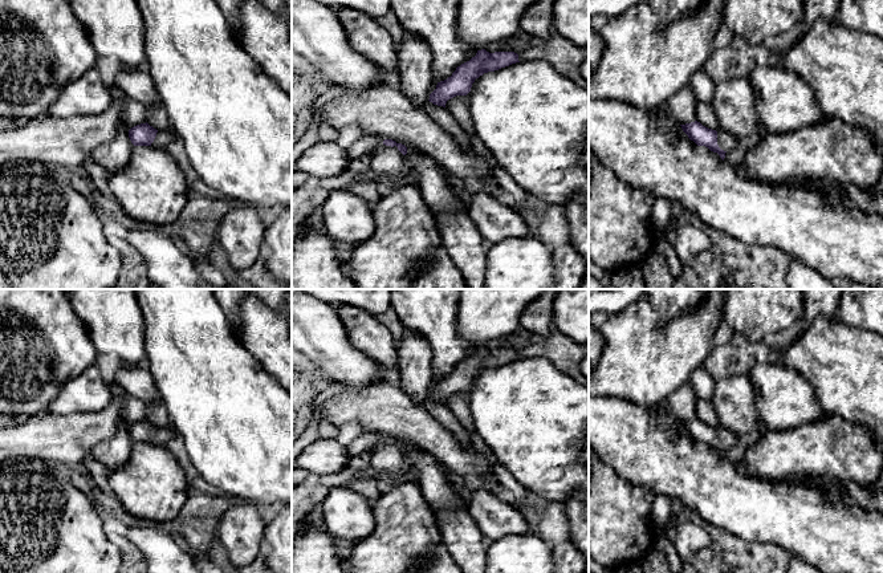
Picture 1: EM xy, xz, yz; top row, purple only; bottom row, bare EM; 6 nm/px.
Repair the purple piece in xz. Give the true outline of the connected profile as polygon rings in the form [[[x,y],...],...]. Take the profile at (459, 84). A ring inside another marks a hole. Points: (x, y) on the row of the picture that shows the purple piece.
[[[485,49],[477,50],[476,56],[457,66],[451,77],[438,82],[428,101],[445,107],[448,99],[456,96],[467,96],[475,80],[484,73],[495,72],[516,62],[520,61],[518,54],[514,52],[489,53]]]

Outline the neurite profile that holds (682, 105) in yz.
[[[689,85],[675,93],[667,105],[672,118],[679,125],[685,125],[696,121],[696,96]]]

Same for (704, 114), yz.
[[[696,101],[696,121],[708,129],[719,131],[717,118],[712,107],[701,101]]]

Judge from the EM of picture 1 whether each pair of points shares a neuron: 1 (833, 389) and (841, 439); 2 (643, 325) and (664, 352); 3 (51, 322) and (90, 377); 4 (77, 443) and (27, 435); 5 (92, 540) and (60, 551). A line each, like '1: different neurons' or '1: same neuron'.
1: different neurons
2: same neuron
3: same neuron
4: same neuron
5: same neuron

